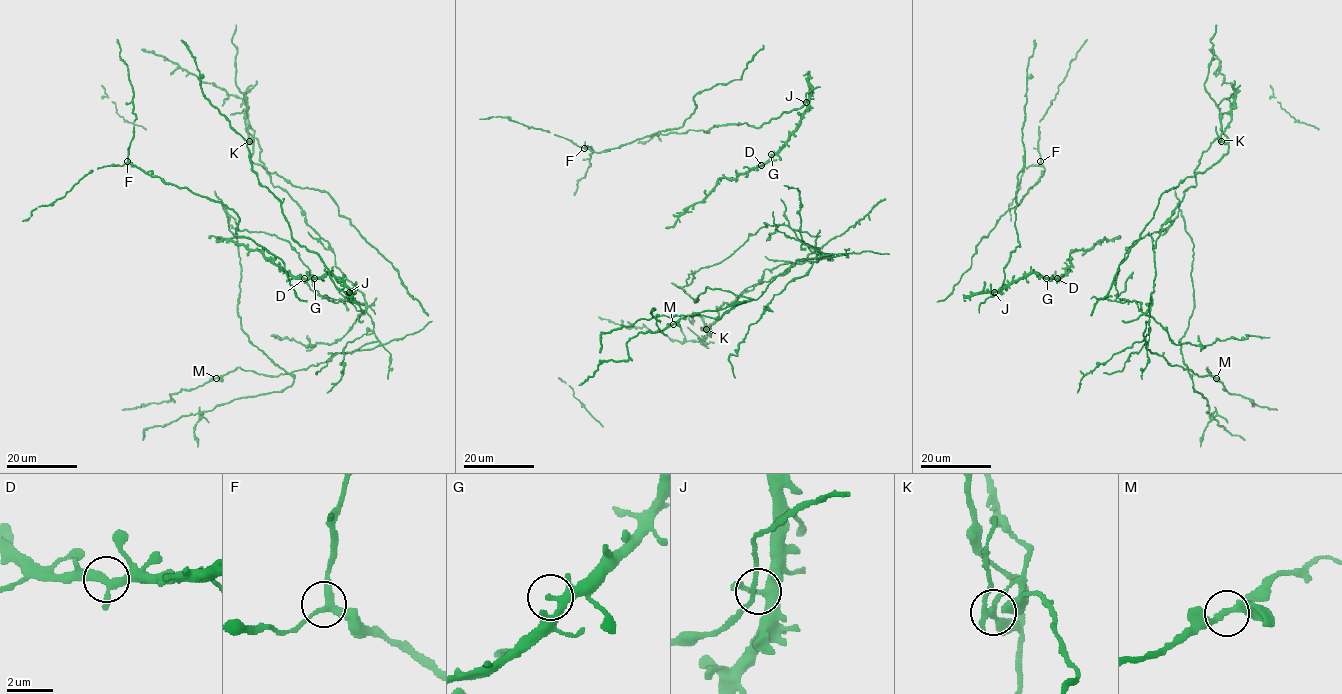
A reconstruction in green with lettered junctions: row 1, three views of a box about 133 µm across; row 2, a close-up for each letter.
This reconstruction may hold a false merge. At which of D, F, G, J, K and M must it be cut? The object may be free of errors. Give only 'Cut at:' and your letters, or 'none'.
Cut at: K

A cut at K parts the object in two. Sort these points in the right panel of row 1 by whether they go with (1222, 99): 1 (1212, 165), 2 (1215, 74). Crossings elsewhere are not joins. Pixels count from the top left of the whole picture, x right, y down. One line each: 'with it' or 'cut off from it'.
1: cut off from it
2: with it

